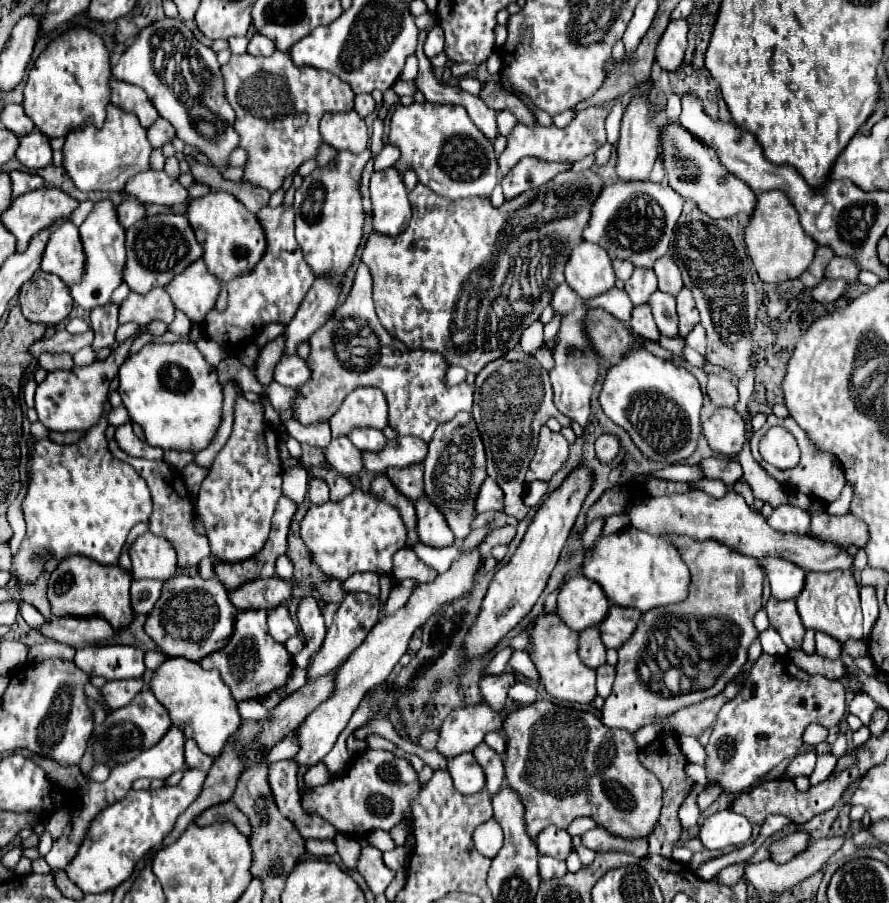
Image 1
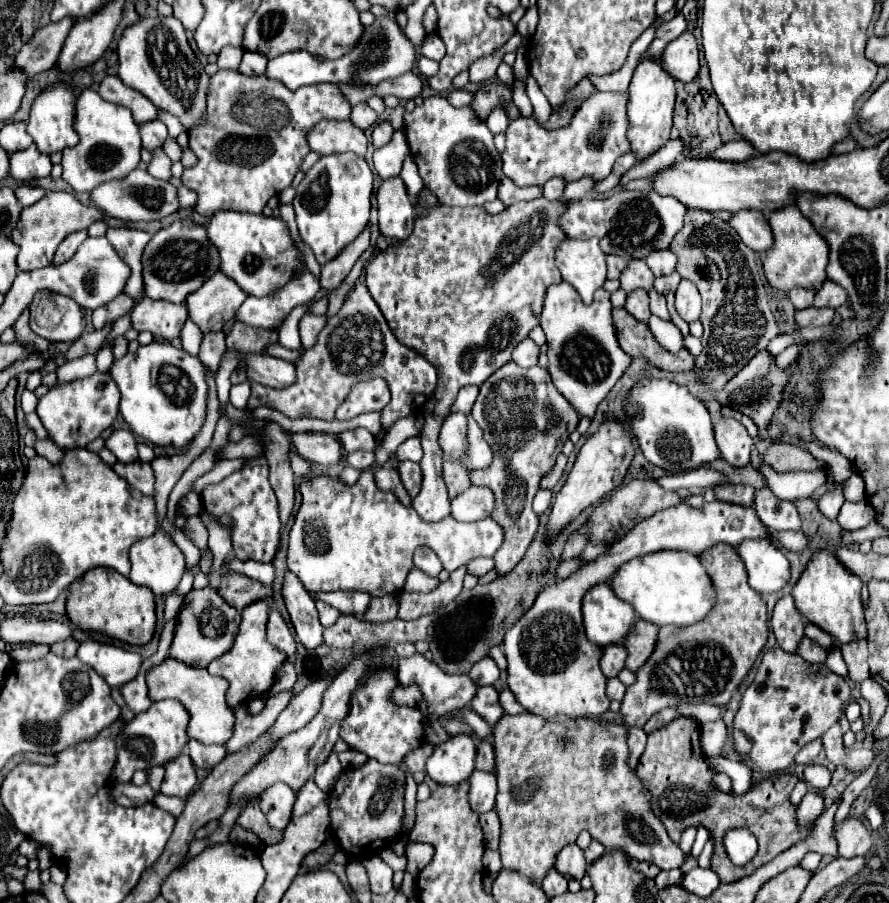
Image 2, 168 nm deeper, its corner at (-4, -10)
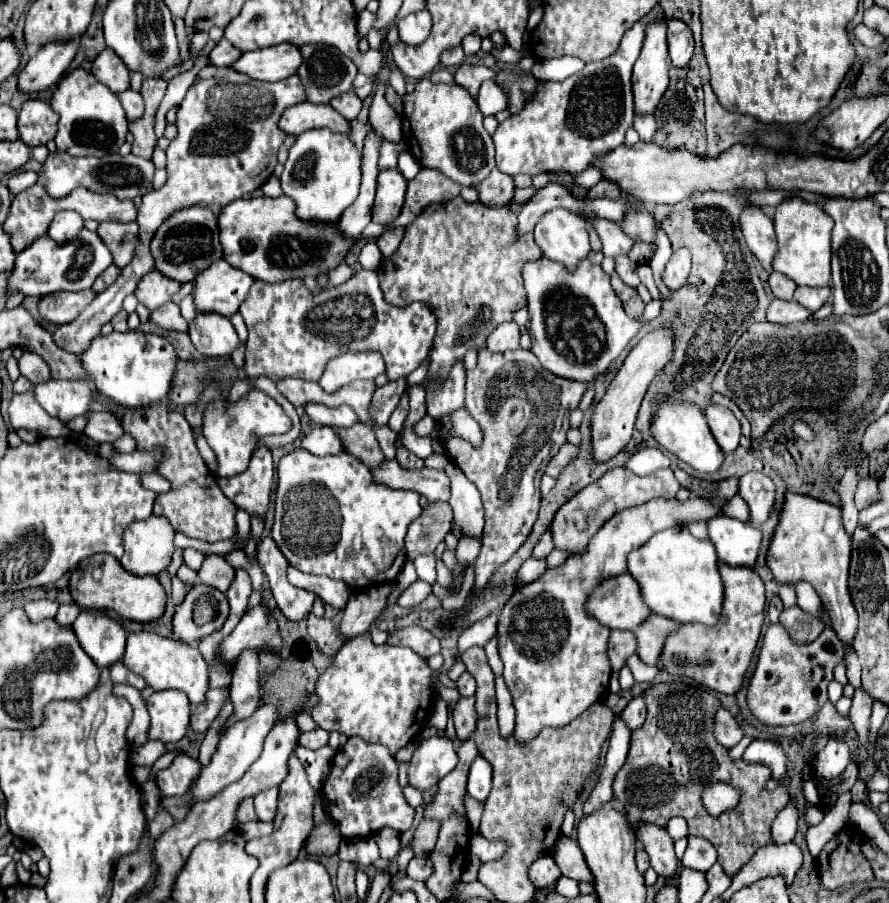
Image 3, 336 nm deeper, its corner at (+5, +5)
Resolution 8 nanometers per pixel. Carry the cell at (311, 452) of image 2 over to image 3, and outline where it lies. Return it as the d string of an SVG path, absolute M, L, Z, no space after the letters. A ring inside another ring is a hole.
M253 389L239 401L213 399L203 411L203 435L209 447L217 455L217 477L233 477L247 469L259 439L267 435L283 435L291 429L291 419L285 415L281 405L267 393Z

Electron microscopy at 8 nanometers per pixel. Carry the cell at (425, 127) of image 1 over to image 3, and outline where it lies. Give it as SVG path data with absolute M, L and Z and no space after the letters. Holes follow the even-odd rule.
M427 77L415 83L415 91L403 97L403 141L423 167L439 169L461 185L477 185L495 167L495 149L483 129L483 115L467 89L457 83L431 83Z

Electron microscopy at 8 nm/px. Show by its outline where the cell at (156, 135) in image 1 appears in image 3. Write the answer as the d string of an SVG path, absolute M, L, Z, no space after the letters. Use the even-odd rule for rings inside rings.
M125 89L123 93L117 93L125 113L127 113L127 119L133 121L133 119L139 119L143 115L143 97L133 91L133 89Z

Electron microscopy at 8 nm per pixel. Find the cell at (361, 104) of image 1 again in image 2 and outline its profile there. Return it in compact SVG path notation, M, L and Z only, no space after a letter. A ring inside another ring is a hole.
M360 102L360 104L352 106L352 116L350 116L350 120L352 120L358 128L366 130L366 128L372 128L372 126L378 122L378 116L376 116L376 112L374 112L366 102Z

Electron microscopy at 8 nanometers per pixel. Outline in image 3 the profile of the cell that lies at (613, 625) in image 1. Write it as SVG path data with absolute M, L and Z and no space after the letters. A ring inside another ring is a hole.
M651 615L643 625L639 625L635 637L637 637L637 655L641 657L643 663L655 667L659 665L663 653L663 641L667 633L675 631L675 627L679 627L677 621L661 615Z

